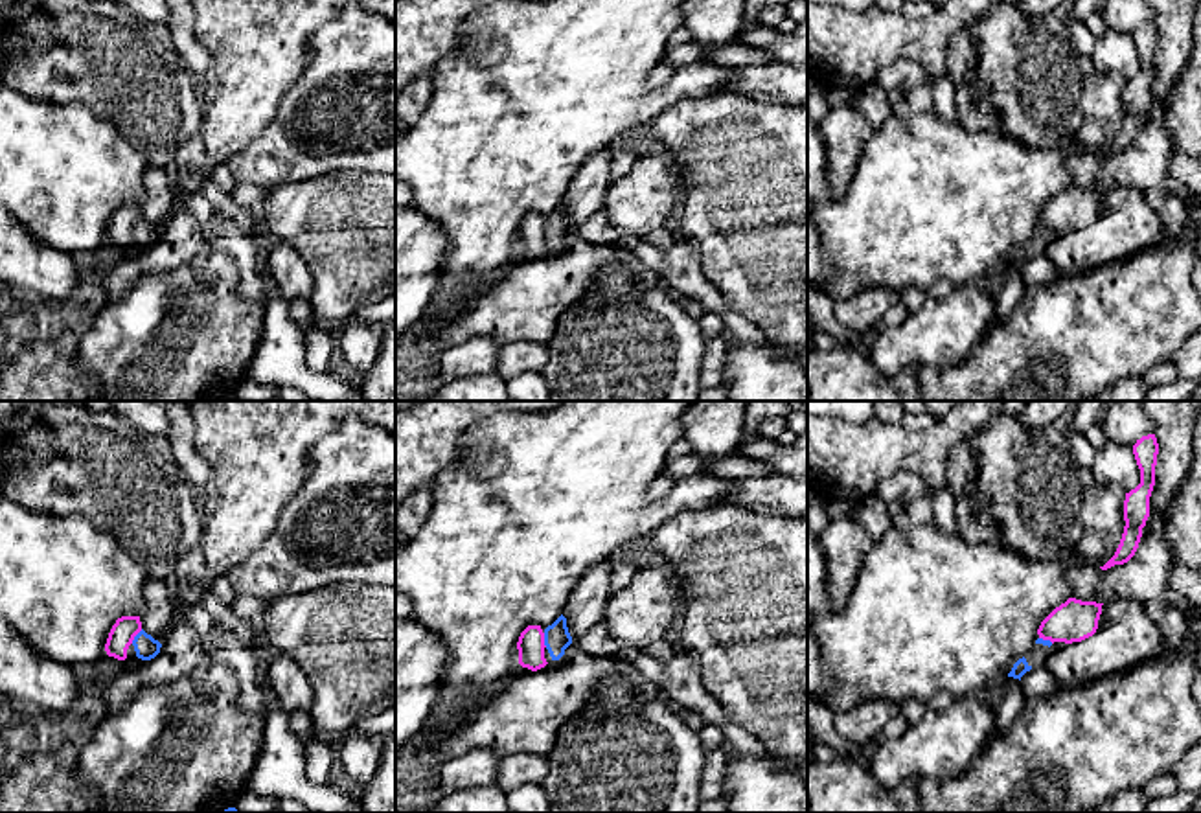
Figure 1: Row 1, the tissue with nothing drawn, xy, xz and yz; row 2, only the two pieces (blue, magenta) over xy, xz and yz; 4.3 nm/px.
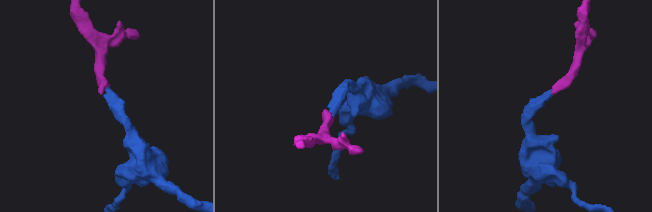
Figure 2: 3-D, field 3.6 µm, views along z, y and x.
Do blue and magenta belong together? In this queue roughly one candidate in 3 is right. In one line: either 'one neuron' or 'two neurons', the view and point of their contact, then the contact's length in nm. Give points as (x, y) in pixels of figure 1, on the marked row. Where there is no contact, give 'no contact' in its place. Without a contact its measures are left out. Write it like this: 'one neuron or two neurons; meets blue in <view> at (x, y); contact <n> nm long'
one neuron; meets blue in xy at (135, 637); contact 80 nm long

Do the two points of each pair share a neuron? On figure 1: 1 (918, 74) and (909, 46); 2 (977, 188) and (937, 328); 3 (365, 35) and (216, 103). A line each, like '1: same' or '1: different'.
1: different
2: different
3: different

